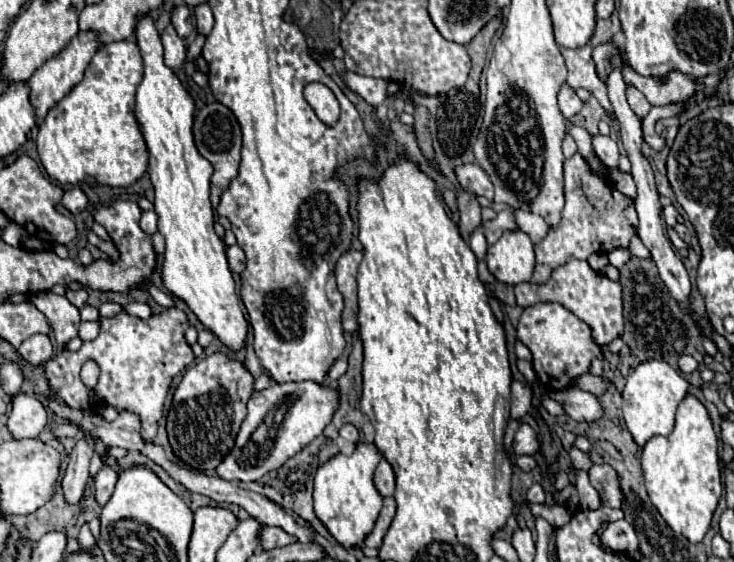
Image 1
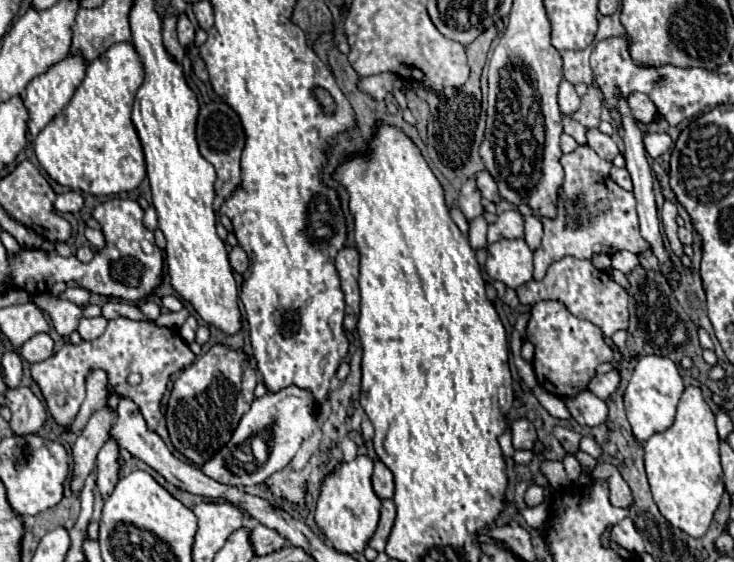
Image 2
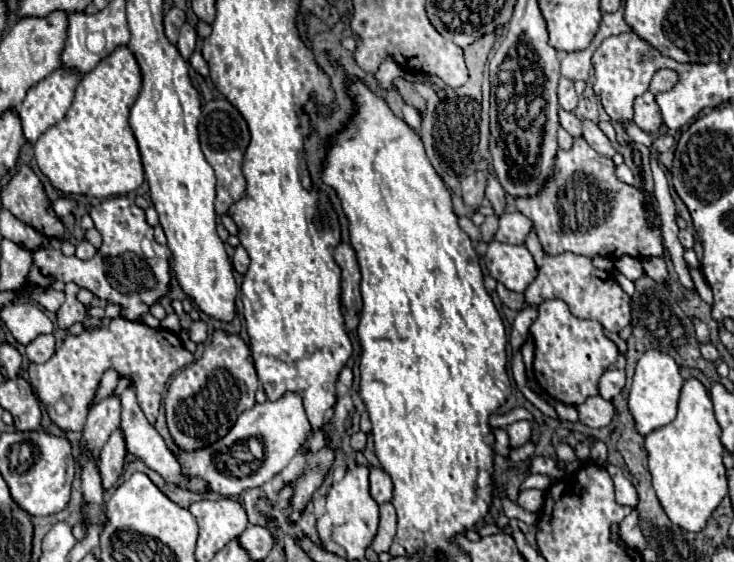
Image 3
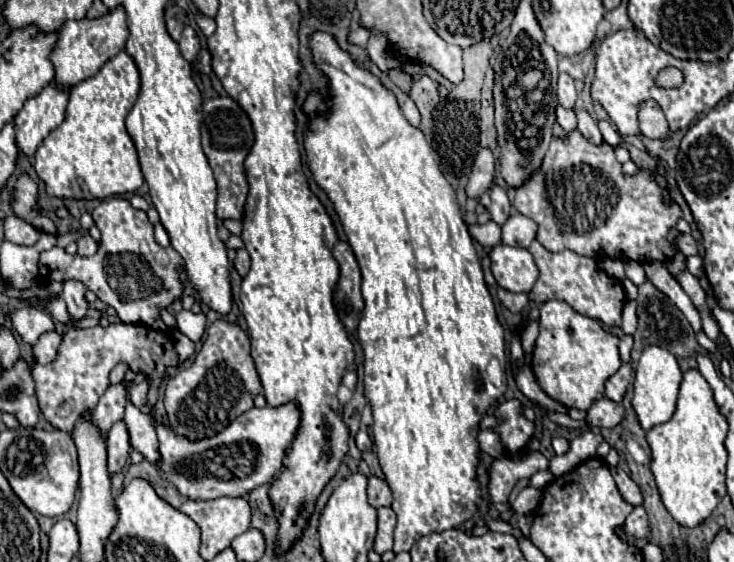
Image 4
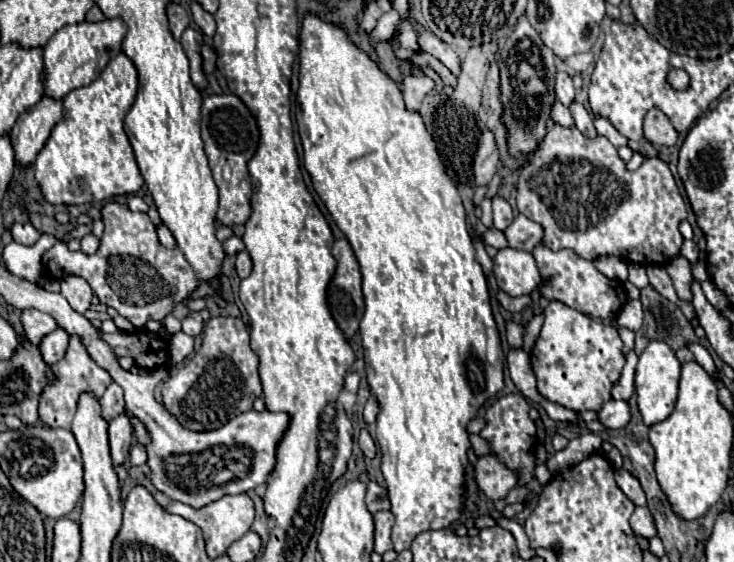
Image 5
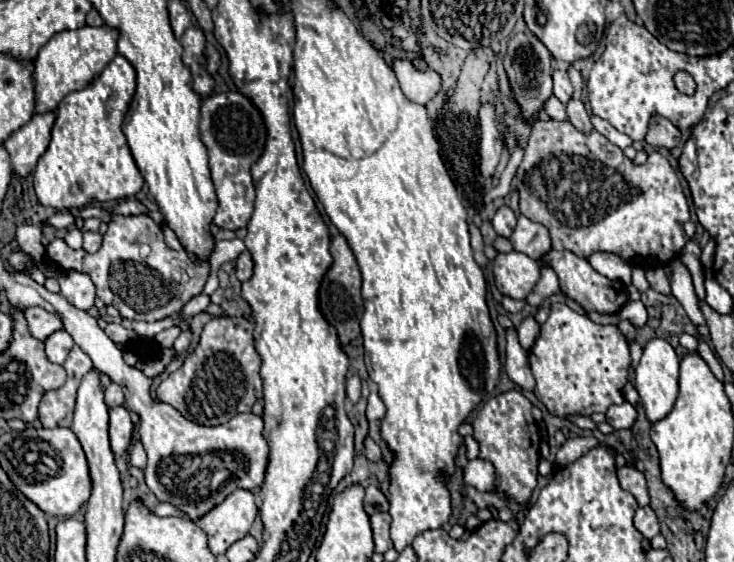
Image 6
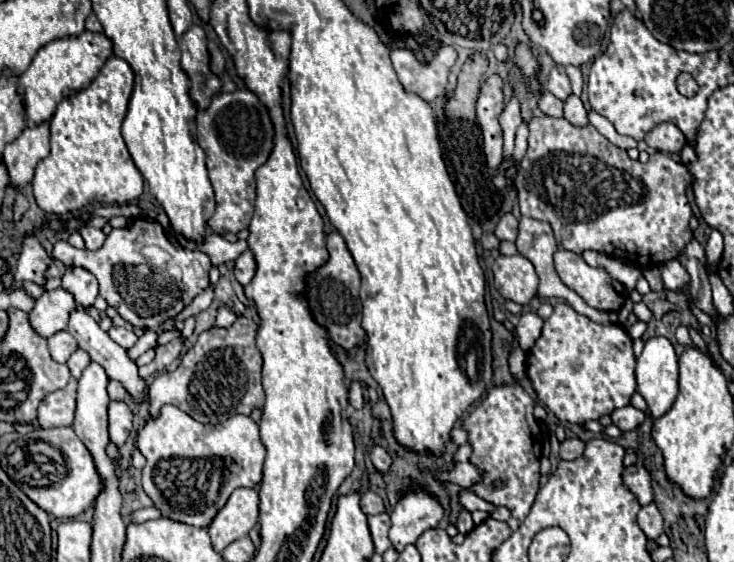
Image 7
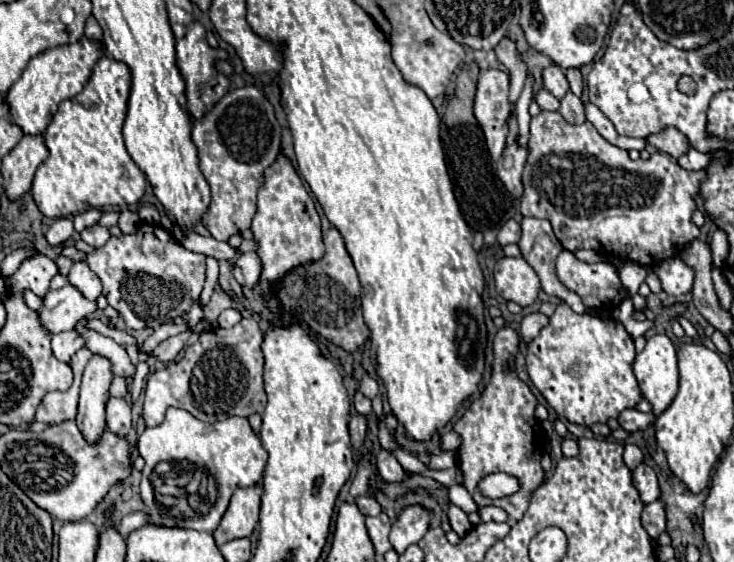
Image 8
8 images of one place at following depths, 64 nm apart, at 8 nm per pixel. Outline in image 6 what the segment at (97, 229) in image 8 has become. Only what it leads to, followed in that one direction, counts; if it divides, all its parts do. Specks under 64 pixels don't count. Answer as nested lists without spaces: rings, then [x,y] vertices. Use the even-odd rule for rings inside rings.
[[[84,232],[84,250],[86,252],[98,252],[98,248],[100,248],[100,244],[102,244],[102,234],[98,234],[98,232]]]

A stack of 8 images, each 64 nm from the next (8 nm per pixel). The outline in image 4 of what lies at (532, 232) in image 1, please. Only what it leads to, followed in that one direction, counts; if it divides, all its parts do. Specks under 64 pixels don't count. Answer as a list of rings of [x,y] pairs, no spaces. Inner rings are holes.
[[[534,240],[528,250],[534,256],[534,262],[540,270],[540,278],[538,278],[536,286],[532,288],[532,292],[528,294],[530,300],[534,300],[534,302],[564,300],[576,312],[580,312],[588,318],[596,318],[596,320],[604,322],[606,326],[620,326],[622,308],[626,304],[626,292],[622,288],[622,282],[608,276],[604,270],[600,270],[600,266],[596,264],[594,258],[578,256],[572,250],[562,250],[562,252],[554,254],[554,252],[548,252],[538,240]]]

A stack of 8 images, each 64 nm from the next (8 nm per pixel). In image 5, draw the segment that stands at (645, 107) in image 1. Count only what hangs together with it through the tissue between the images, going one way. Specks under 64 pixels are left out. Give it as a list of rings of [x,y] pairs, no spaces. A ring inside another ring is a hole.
[[[650,110],[644,118],[644,138],[658,146],[674,146],[678,132],[660,110]]]

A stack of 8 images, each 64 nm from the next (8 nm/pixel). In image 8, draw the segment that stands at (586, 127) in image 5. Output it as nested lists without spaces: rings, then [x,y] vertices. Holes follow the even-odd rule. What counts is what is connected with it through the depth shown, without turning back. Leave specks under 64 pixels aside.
[[[568,92],[562,100],[560,100],[560,110],[558,110],[570,124],[580,124],[584,122],[584,104],[580,98],[576,98],[572,92]]]

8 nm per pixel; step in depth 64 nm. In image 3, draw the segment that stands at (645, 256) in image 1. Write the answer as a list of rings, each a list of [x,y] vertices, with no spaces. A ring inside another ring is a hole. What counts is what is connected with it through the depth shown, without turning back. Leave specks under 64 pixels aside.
[[[644,258],[642,260],[642,266],[644,266],[644,272],[656,280],[658,284],[664,284],[664,286],[670,286],[670,276],[668,276],[668,268],[666,268],[666,262],[662,258]]]

